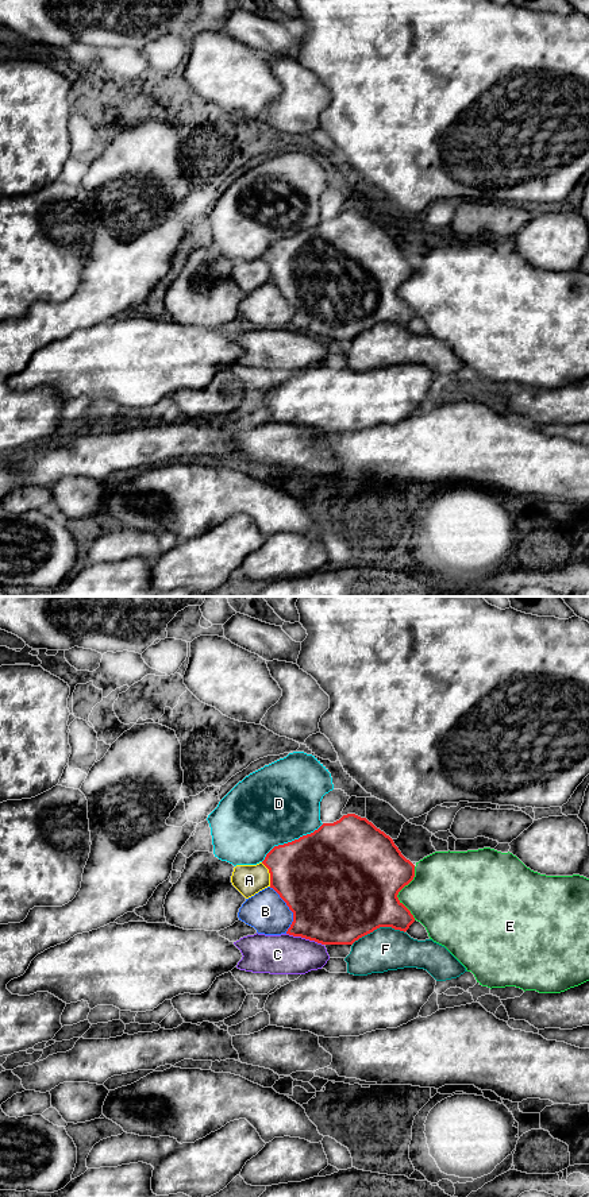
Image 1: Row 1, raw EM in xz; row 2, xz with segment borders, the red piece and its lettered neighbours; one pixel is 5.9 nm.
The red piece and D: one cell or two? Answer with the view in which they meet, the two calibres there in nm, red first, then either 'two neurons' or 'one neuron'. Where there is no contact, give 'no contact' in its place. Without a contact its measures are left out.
contact in xz; calibres 480 and 480 nm; two neurons

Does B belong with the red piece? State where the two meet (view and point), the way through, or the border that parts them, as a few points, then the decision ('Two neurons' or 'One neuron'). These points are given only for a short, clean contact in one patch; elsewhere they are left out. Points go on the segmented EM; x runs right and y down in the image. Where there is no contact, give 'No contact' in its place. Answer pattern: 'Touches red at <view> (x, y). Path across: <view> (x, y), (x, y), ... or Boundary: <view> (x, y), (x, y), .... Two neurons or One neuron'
Touches red at xz (289, 908). One neuron

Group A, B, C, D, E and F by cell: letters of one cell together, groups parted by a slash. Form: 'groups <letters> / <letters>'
groups A / B / C / D / E / F

